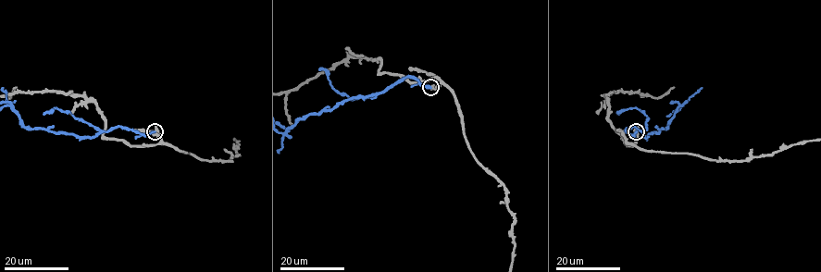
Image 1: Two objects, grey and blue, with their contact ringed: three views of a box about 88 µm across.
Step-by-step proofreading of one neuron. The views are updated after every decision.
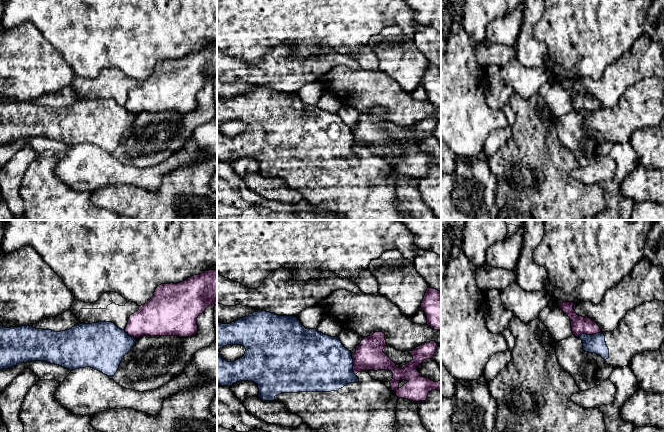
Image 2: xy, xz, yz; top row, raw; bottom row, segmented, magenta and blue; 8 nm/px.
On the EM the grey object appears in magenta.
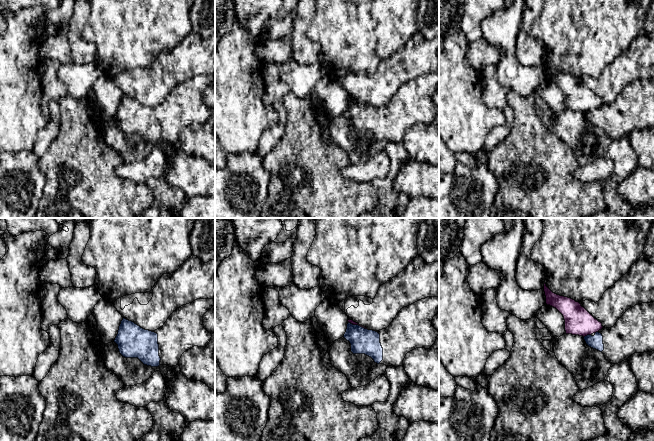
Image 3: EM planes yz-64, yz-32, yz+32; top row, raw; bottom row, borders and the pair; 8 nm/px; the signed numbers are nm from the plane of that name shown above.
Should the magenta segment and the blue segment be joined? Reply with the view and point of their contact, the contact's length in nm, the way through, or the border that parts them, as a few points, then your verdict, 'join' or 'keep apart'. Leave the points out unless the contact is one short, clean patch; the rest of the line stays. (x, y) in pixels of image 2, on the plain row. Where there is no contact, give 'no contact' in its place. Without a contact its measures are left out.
meets magenta in yz at (588, 110); contact 200 nm long; border along yz (600, 107), (594, 110), (579, 110), (577, 112); keep apart

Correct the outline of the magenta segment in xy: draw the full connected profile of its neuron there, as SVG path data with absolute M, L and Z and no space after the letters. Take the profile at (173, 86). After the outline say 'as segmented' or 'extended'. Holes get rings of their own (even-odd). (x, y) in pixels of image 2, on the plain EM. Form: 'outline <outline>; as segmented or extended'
outline M217 46L204 47L177 60L159 61L151 75L130 91L124 106L134 114L141 112L190 113L198 108L198 92L213 80L217 81Z; as segmented

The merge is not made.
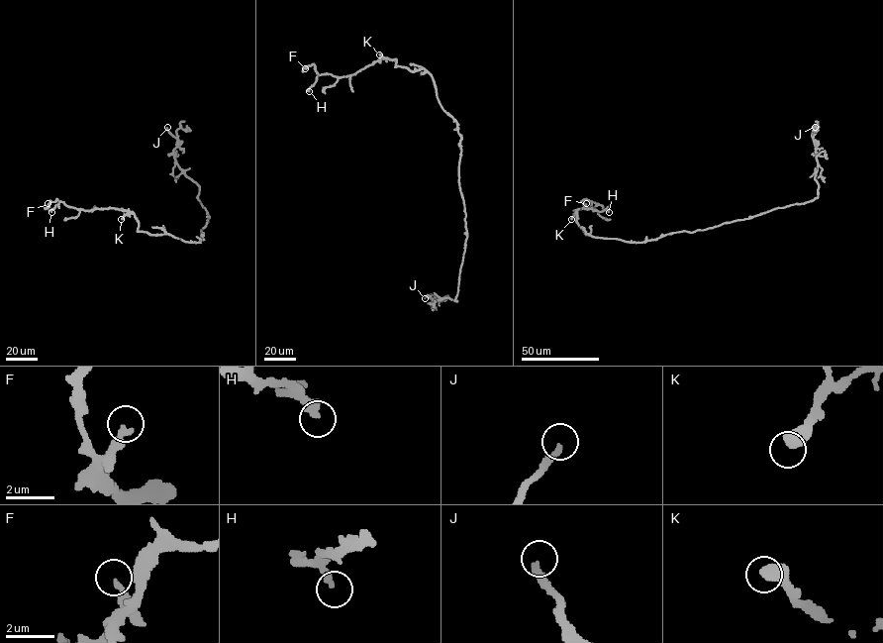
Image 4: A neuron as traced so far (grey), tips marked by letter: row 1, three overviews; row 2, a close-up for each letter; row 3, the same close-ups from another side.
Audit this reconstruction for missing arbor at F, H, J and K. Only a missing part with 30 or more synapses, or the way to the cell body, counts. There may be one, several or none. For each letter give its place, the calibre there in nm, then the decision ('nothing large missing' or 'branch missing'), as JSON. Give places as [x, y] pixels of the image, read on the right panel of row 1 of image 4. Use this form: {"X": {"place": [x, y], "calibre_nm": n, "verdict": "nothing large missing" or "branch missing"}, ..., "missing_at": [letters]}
{"F": {"place": [586, 203], "calibre_nm": 300, "verdict": "nothing large missing"}, "H": {"place": [609, 212], "calibre_nm": 300, "verdict": "nothing large missing"}, "J": {"place": [815, 127], "calibre_nm": 240, "verdict": "branch missing"}, "K": {"place": [571, 219], "calibre_nm": 550, "verdict": "nothing large missing"}, "missing_at": ["J"]}

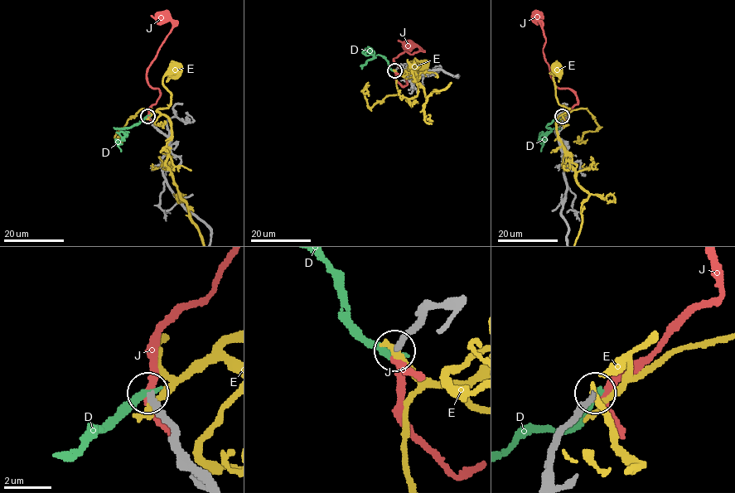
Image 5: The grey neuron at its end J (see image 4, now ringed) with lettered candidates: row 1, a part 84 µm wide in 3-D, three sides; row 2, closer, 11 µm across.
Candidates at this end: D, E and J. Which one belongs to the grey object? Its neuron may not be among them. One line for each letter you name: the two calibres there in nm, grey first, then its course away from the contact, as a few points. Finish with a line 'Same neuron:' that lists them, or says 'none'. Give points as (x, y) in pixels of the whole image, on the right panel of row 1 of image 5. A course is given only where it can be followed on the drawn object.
Same neuron: none

